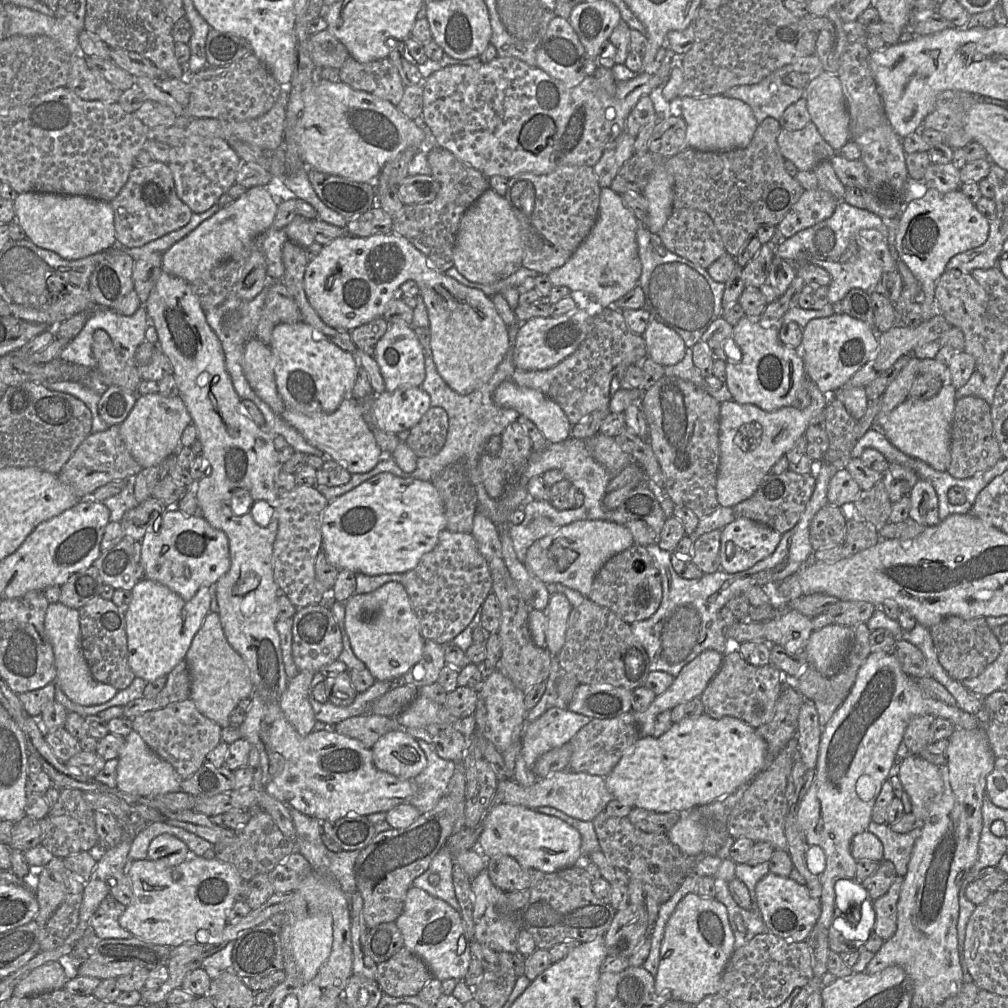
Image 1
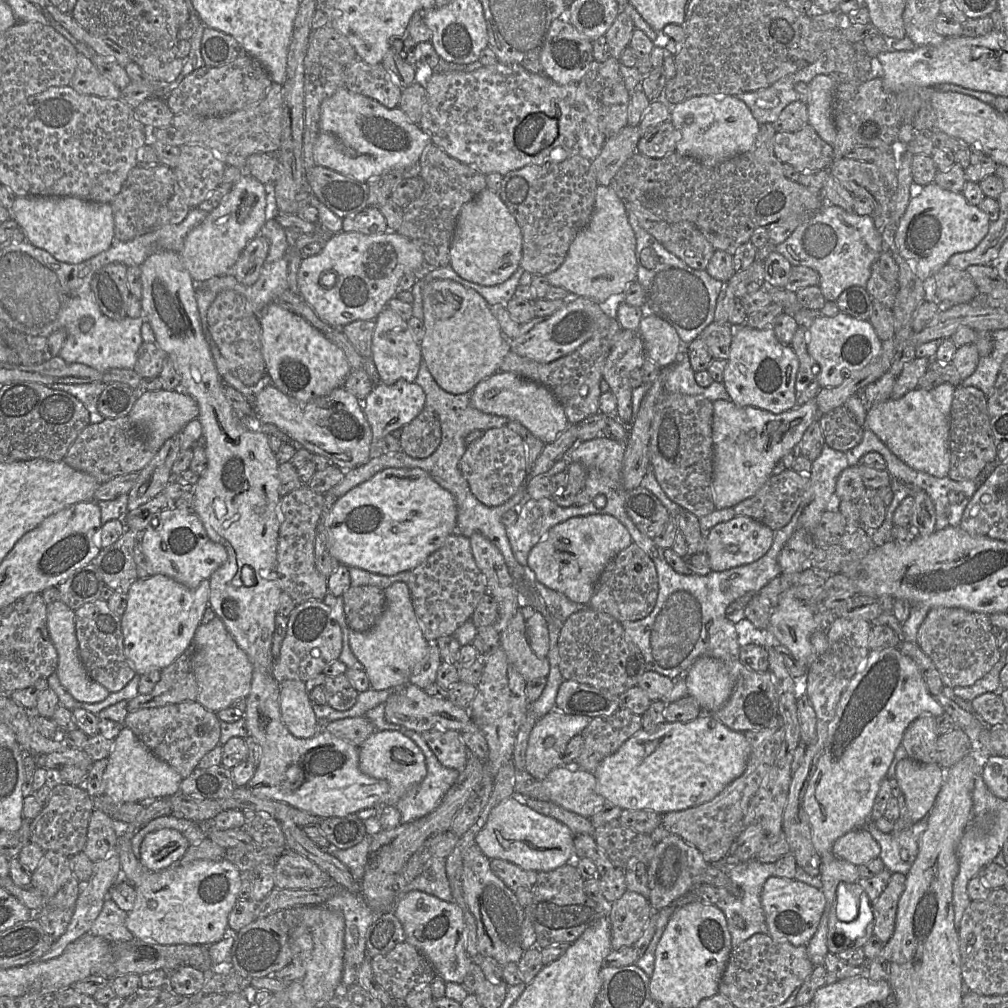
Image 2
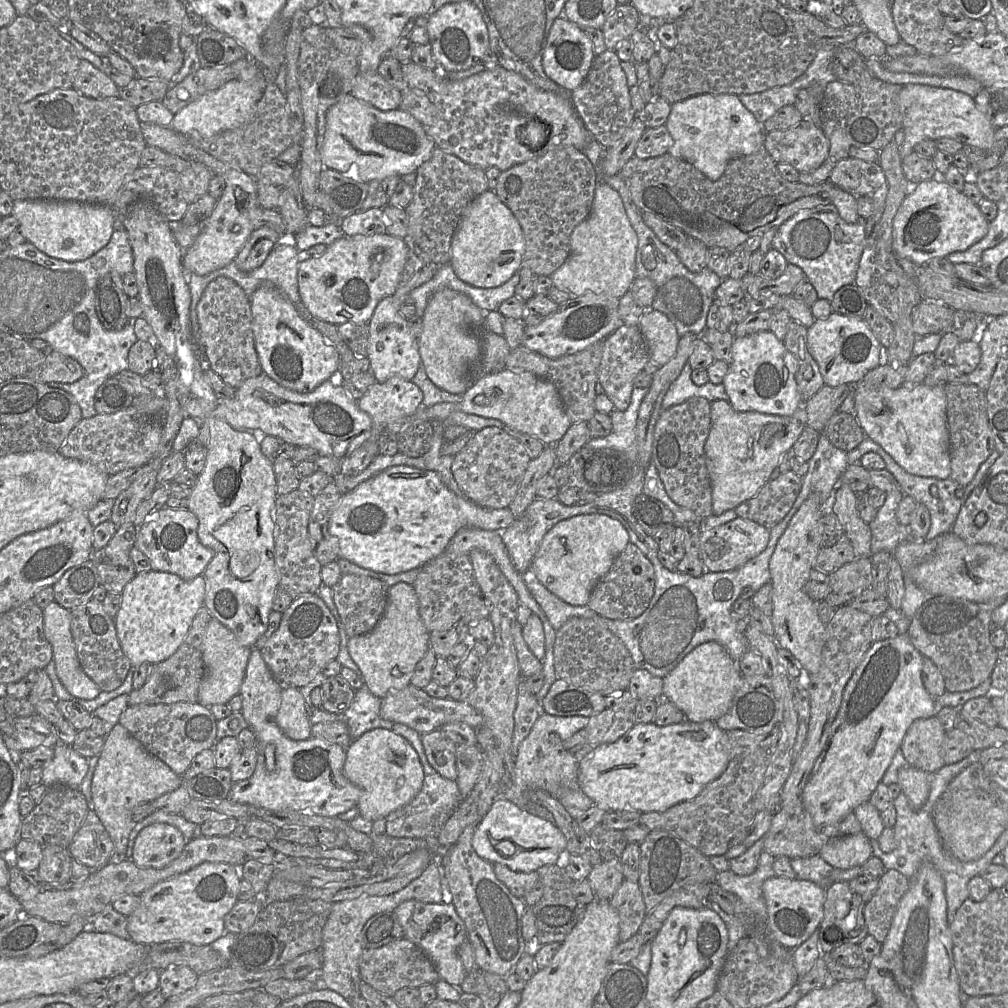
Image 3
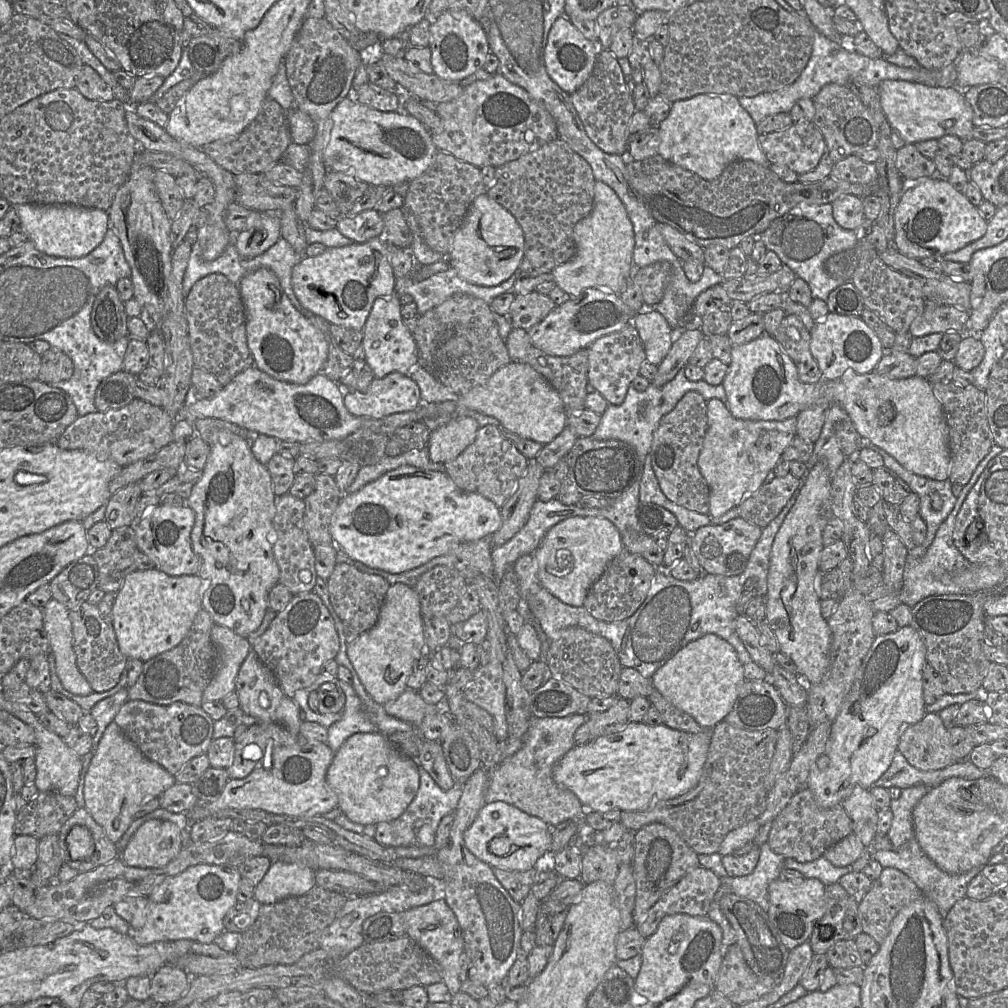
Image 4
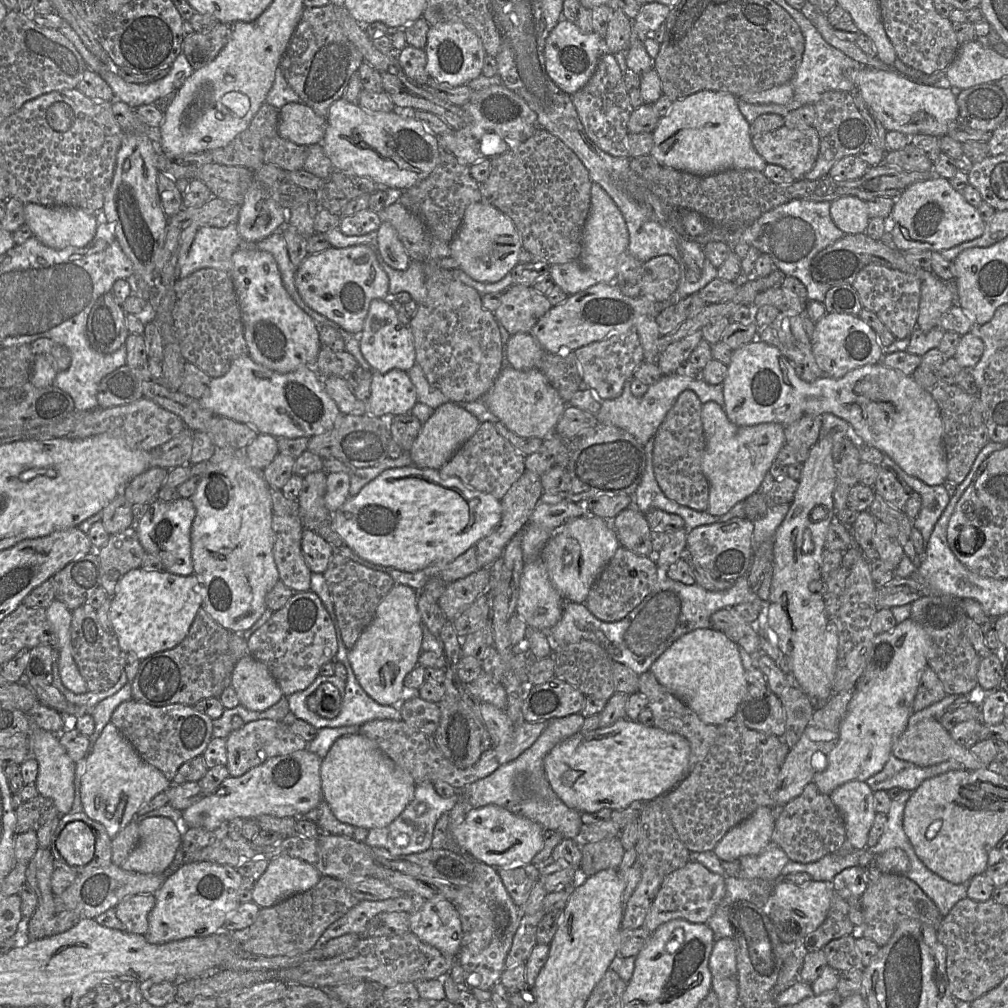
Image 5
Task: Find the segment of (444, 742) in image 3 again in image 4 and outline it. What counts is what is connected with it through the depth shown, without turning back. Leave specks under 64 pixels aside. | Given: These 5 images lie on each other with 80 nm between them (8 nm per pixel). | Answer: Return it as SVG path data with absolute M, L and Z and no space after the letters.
M424 739L420 745L418 767L422 766L435 783L444 791L455 786L455 780L449 772L441 742Z

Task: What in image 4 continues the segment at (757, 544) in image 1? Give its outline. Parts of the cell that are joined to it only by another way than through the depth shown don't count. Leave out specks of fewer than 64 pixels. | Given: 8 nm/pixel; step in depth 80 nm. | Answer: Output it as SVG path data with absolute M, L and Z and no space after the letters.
M736 517L720 525L709 524L697 529L692 533L692 547L707 574L736 576L745 570L761 533L761 527Z

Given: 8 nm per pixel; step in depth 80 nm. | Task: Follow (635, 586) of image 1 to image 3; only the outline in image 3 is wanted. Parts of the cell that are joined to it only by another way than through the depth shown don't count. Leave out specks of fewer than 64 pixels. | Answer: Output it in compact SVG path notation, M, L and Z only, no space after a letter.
M628 543L608 572L592 589L586 606L607 619L634 619L643 614L649 606L654 587L655 573L652 563L636 545Z

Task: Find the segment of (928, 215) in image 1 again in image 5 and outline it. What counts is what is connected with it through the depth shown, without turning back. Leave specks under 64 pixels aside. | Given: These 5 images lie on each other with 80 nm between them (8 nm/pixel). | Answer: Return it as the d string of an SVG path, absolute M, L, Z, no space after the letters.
M933 177L908 186L895 200L892 245L899 251L918 250L940 252L980 237L985 229L978 207L967 202L949 180Z

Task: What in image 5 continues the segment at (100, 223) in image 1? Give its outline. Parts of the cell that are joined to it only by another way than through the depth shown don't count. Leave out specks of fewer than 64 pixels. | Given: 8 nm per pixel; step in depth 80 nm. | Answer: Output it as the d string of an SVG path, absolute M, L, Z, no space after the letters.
M26 203L24 215L33 235L53 249L86 246L94 238L98 226L94 213L72 206Z

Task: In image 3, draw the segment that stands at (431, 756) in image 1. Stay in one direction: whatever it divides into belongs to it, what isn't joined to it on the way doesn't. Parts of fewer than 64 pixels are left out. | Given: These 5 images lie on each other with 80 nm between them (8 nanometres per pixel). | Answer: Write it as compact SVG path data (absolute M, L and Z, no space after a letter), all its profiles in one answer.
M394 723L392 731L404 737L417 752L423 767L424 780L421 790L411 802L385 817L385 834L394 838L437 838L445 822L463 800L457 782L442 777L429 764L421 742L421 734L401 723Z

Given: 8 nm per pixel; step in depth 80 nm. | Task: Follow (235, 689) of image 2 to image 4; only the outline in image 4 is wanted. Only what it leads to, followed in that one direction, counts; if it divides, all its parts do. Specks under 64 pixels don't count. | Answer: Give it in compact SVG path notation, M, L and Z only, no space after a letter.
M216 623L211 630L211 640L216 649L215 671L203 692L203 702L222 701L235 691L239 669L252 649L246 638Z

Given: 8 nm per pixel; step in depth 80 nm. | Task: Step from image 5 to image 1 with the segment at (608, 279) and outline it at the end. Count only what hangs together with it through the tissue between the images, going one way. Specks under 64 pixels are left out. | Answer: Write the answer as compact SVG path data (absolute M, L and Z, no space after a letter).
M610 188L600 189L598 214L588 236L568 261L548 274L553 287L583 291L595 299L596 305L608 308L638 285L641 263L638 256L636 231L639 221L624 205L621 196Z

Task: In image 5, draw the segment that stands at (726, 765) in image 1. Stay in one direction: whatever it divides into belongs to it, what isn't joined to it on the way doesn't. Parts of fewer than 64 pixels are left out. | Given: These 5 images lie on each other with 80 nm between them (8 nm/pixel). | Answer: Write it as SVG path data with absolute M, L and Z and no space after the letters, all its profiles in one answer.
M622 719L612 726L578 732L563 740L545 756L543 766L551 788L568 807L581 813L596 813L603 808L624 809L633 802L649 802L665 795L689 772L689 756L690 744L683 736Z

